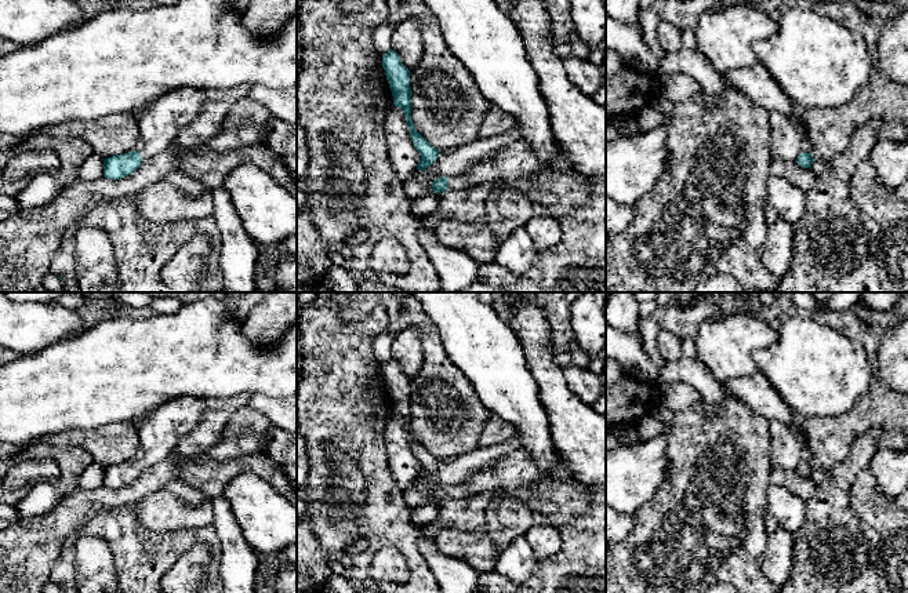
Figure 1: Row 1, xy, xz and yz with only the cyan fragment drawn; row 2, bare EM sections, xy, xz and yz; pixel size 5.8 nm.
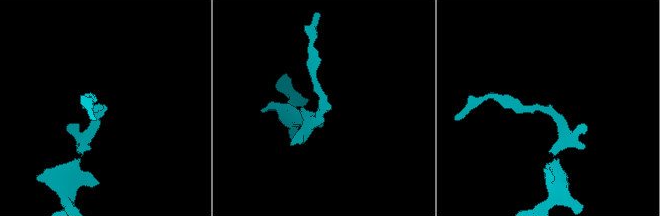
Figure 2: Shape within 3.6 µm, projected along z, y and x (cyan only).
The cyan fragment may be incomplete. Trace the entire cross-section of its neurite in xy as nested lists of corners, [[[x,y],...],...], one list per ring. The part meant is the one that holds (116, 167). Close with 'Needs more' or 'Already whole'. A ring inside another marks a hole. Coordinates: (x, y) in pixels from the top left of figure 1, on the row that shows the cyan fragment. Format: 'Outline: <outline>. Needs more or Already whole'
Outline: [[[177,88],[150,101],[138,120],[138,148],[103,160],[103,177],[121,179],[132,174],[144,160],[171,146],[182,127],[193,121],[208,94],[196,88]]]. Needs more

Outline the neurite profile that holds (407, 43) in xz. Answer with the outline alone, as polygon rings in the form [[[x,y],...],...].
[[[417,17],[395,26],[392,50],[400,57],[403,66],[411,70],[424,54],[422,22]]]

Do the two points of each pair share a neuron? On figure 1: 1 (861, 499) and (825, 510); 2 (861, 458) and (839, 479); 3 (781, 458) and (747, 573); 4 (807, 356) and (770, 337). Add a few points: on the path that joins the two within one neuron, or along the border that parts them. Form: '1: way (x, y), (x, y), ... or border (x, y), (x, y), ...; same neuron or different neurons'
1: border (857, 473), (849, 494), (849, 506), (871, 527); different neurons
2: way (856, 462), (845, 473); same neuron
3: border (769, 435), (769, 459), (773, 466); different neurons
4: border (777, 331), (773, 342), (754, 352), (758, 367); different neurons

